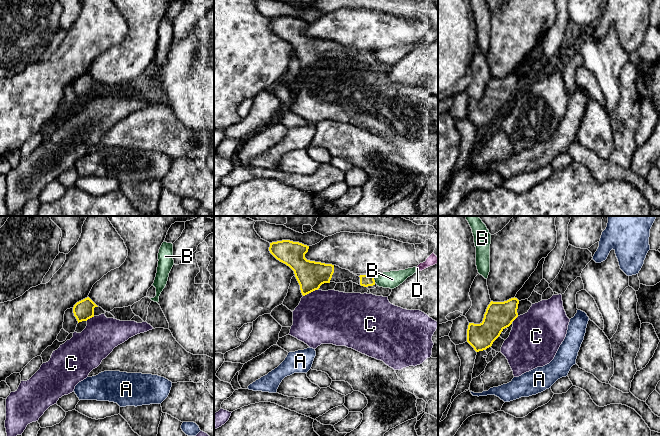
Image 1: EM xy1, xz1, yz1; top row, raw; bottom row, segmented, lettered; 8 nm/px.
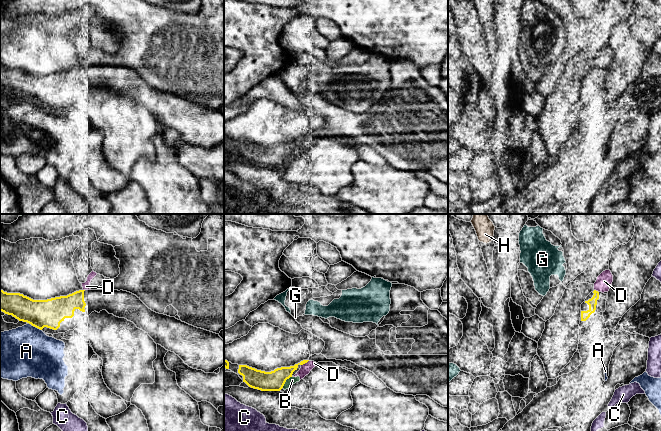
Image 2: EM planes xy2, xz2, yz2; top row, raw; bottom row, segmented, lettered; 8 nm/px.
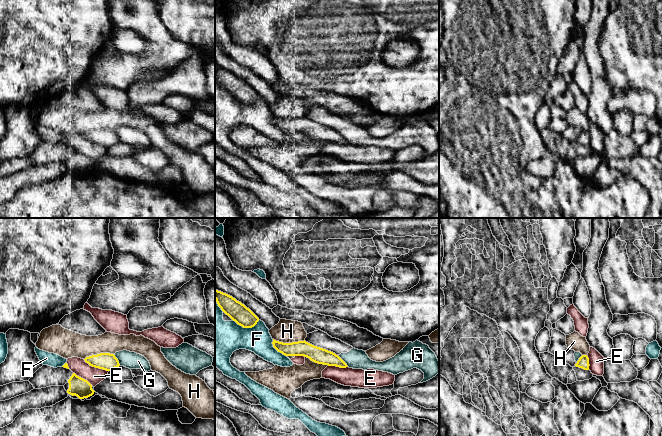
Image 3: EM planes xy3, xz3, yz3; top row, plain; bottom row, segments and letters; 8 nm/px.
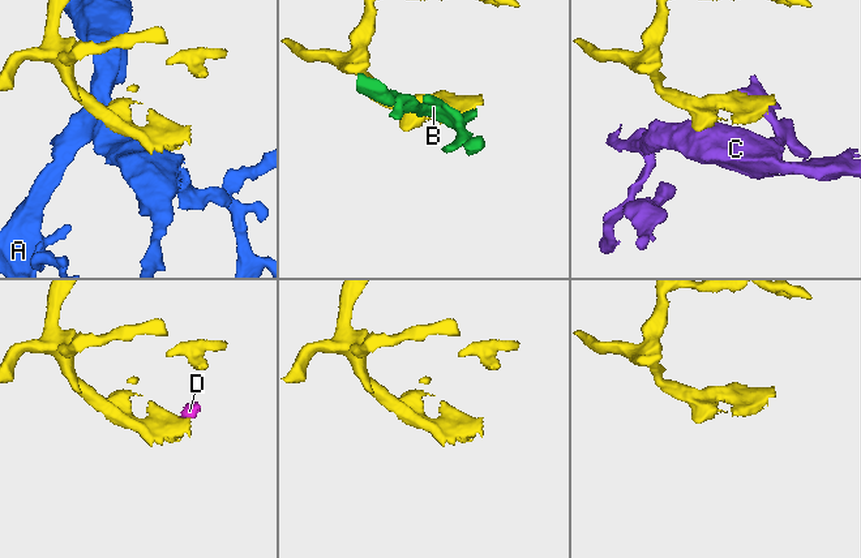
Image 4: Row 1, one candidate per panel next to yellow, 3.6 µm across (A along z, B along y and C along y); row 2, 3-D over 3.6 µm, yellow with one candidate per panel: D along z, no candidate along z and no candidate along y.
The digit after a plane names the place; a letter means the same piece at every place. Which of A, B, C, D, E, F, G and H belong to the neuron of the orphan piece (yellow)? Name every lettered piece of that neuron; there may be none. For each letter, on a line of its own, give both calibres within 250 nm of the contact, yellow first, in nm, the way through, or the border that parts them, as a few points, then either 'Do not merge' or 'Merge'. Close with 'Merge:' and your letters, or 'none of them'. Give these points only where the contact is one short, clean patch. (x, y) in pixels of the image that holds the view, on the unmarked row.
A: Thickness 220 nm (yellow) against 400 nm. Boundary: xy2 (29, 99), (41, 106). Do not merge
B: Thickness 160 nm (yellow) against 70 nm. Do not merge
C: Thickness 220 nm (yellow) against 440 nm. Boundary: xz1 (318, 64), (303, 72). Do not merge
D: Thickness 140 nm (yellow) against 90 nm. Do not merge
E: Thickness 140 nm (yellow) against 140 nm. Do not merge
F: Thickness 160 nm (yellow) against 320 nm. Do not merge
G: Thickness 140 nm (yellow) against 140 nm. Do not merge
H: Thickness 130 nm (yellow) against 190 nm. Do not merge
Merge: none of them

